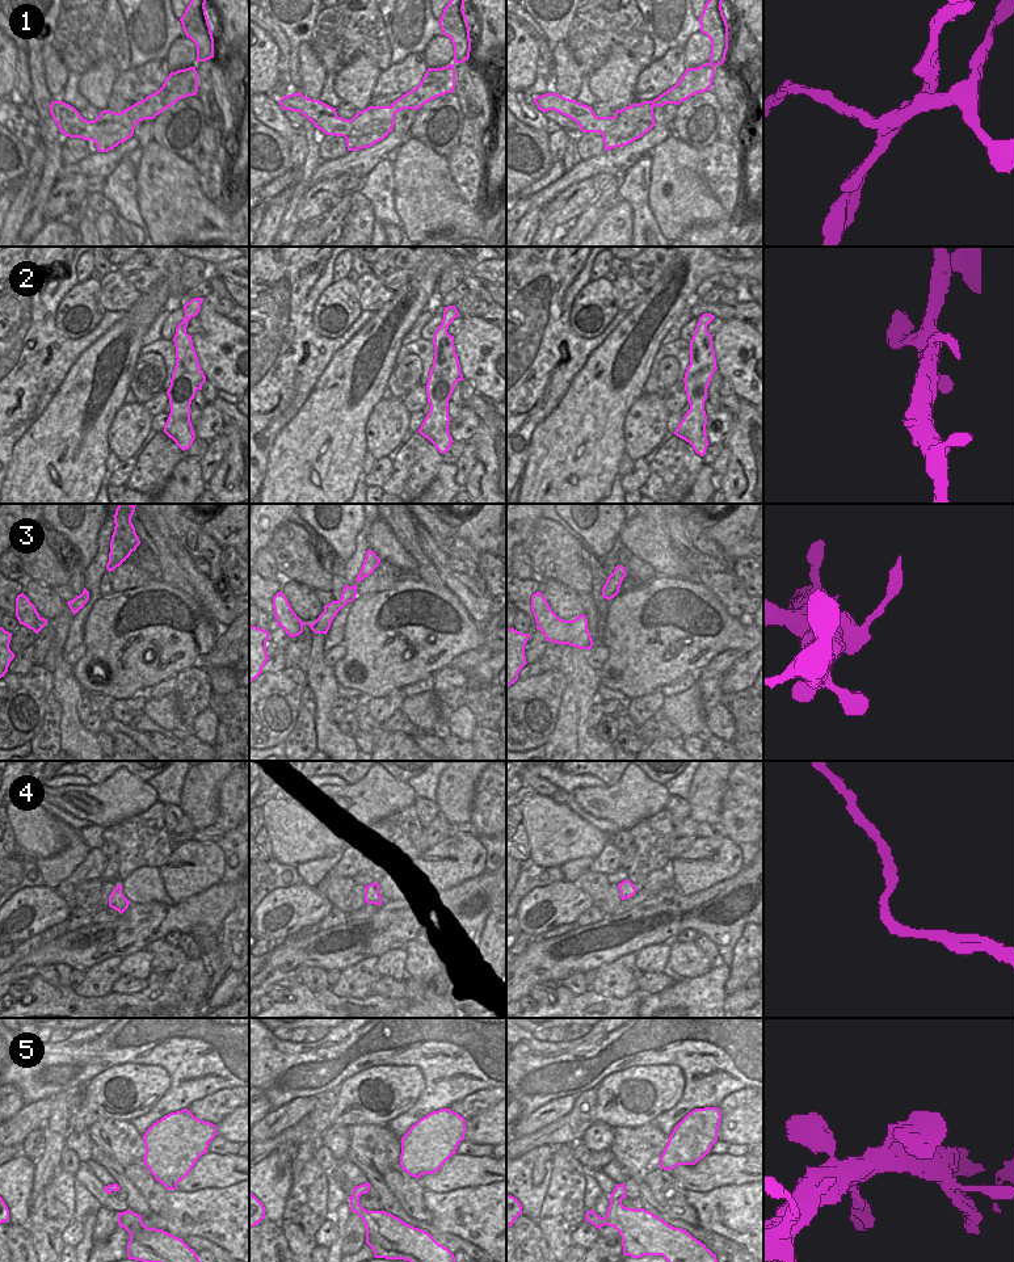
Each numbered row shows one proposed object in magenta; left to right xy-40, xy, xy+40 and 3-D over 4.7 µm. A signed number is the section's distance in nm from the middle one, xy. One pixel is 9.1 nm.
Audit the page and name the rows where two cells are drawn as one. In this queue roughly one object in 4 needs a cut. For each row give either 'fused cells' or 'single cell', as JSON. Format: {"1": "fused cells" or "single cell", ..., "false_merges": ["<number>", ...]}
{"1": "fused cells", "2": "single cell", "3": "single cell", "4": "single cell", "5": "single cell", "false_merges": ["1"]}

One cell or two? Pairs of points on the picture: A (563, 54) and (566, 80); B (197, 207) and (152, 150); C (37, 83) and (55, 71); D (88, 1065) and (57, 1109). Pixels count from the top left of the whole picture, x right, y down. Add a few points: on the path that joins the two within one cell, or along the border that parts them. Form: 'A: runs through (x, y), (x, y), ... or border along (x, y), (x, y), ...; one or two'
A: runs through (563, 61), (566, 74); one
B: runs through (182, 194), (158, 169), (158, 164); one
C: border along (43, 47), (43, 80), (51, 97); two
D: border along (66, 1090), (49, 1097); two

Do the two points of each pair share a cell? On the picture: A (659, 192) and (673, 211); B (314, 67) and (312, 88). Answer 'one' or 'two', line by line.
A: one
B: one

